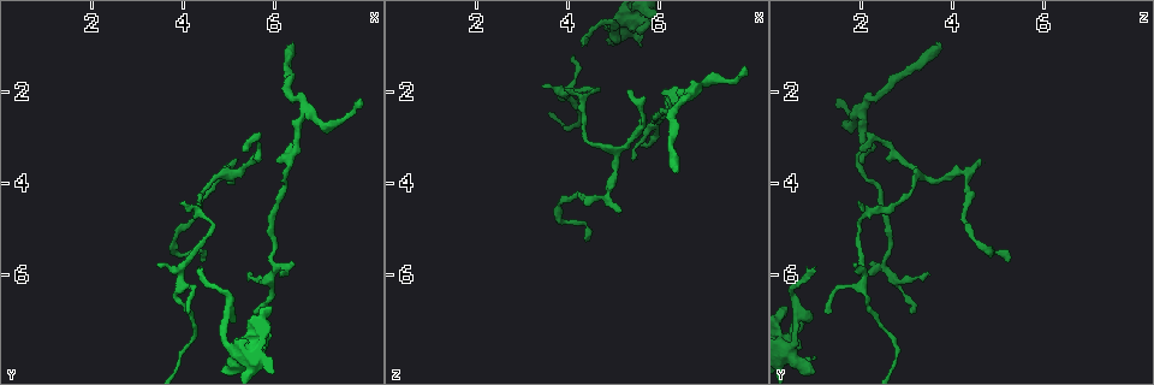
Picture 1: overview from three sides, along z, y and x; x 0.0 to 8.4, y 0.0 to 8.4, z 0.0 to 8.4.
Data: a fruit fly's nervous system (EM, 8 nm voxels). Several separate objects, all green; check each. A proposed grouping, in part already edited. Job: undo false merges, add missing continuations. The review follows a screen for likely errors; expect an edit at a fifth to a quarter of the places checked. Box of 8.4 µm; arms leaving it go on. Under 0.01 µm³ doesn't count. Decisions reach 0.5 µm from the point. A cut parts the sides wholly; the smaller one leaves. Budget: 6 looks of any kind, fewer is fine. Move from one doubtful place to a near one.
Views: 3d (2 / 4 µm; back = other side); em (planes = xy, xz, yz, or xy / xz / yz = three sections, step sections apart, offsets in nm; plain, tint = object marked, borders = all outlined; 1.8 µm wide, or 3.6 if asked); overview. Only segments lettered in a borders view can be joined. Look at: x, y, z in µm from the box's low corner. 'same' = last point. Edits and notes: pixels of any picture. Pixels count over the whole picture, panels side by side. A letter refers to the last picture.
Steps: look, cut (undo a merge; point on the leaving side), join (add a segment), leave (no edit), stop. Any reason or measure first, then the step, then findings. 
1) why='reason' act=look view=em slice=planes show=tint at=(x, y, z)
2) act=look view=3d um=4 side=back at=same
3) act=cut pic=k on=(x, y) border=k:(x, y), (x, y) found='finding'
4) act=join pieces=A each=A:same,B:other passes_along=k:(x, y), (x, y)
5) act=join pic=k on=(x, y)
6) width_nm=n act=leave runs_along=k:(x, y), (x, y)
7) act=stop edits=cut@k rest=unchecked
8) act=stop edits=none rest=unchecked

why='free end' act=look view=em slice=yz step=16 show=plain at=(5.50, 6.90, 3.10)

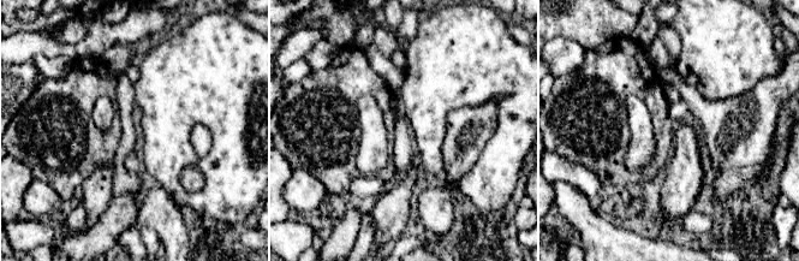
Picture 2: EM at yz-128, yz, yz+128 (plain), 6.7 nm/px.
why='with the object marked' act=look view=em slice=yz step=16 show=tint at=same

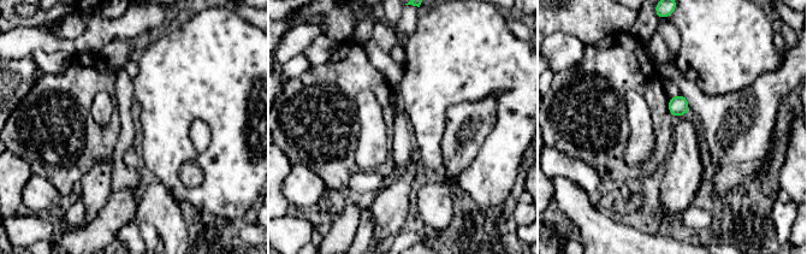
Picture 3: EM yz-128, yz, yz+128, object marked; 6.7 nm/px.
act=look view=em slice=yz step=16 show=borders at=same

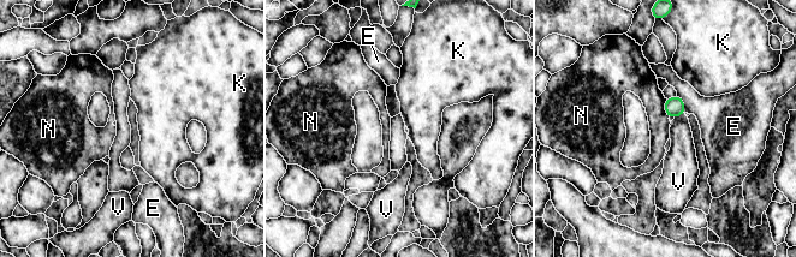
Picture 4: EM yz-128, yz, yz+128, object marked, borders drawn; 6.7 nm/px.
longest_contact=E:140nm act=leave each=E:other,K:other,N:other,V:other border=4:(676, 94), (666, 99) found='no lettered segment goes on from it'

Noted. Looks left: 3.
why='sharp bend' act=look view=em slice=xz step=4 show=tint at=(4.90, 3.75, 4.20)

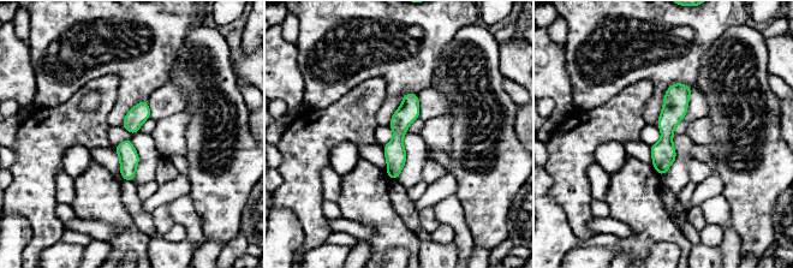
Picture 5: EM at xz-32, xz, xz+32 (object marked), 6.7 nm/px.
act=look view=em slice=planes show=borders at=same

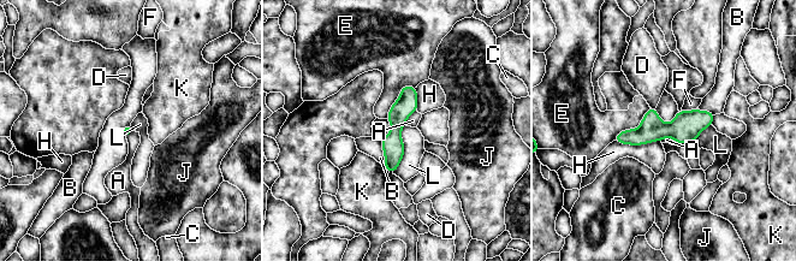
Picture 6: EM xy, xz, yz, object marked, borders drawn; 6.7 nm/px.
act=leave each=A:other,B:other,C:other,D:other,E:other,F:other,H:other,J:other,K:other,L:other runs_along=6:(711, 116), (683, 129), (618, 138) found='continuous, no second cell'

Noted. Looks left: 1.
why='thin end' act=look view=em slice=xy step=16 show=borders at=(4.30, 5.90, 1.00)

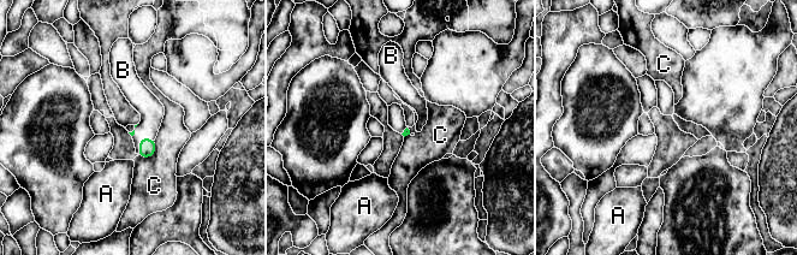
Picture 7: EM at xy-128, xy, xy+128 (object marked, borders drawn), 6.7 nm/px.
act=join pieces=B each=A:other,B:same,C:other passes_along=7:(147, 146), (140, 141), (152, 111) found='the cell continues'

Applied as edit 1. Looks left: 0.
act=stop edits=join@7 rest=unchecked

